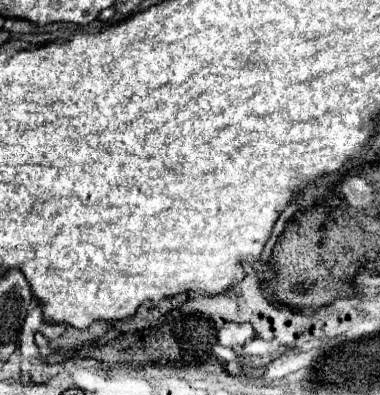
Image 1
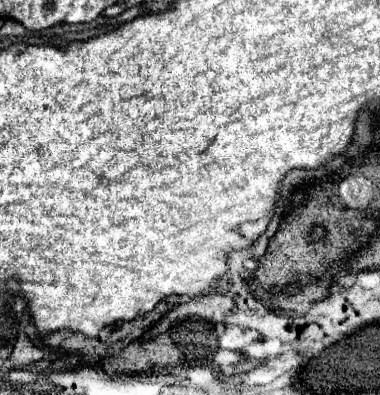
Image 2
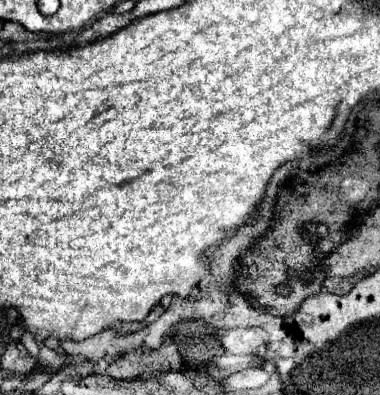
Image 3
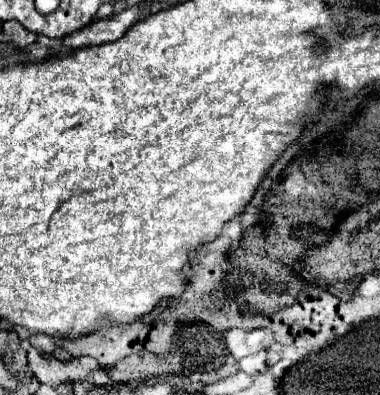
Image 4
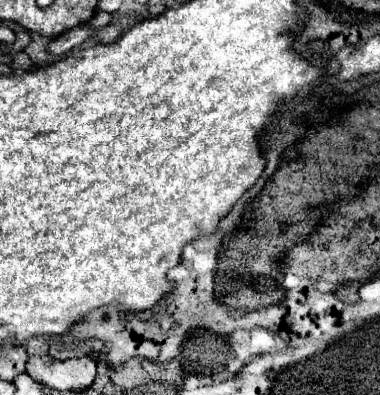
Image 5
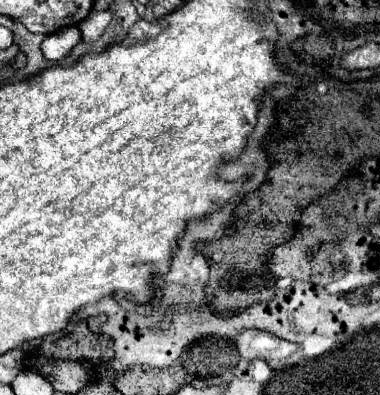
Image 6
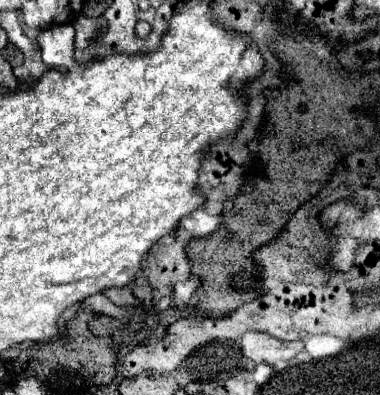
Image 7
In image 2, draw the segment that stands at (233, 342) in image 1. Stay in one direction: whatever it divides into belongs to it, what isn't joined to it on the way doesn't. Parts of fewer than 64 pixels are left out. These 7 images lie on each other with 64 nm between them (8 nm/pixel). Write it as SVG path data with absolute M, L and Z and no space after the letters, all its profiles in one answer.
M228 326L220 338L220 348L226 350L234 350L240 352L244 346L248 346L250 342L260 340L262 336L256 330L248 330L248 328L238 328L238 326Z

